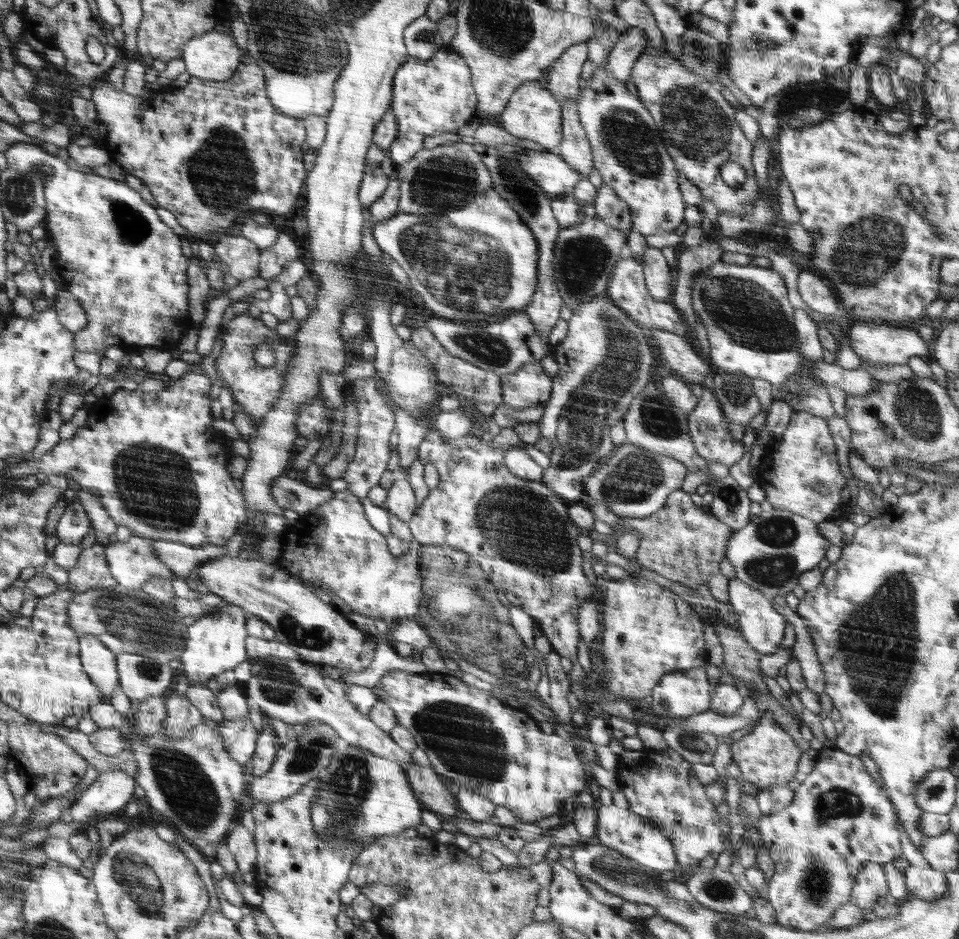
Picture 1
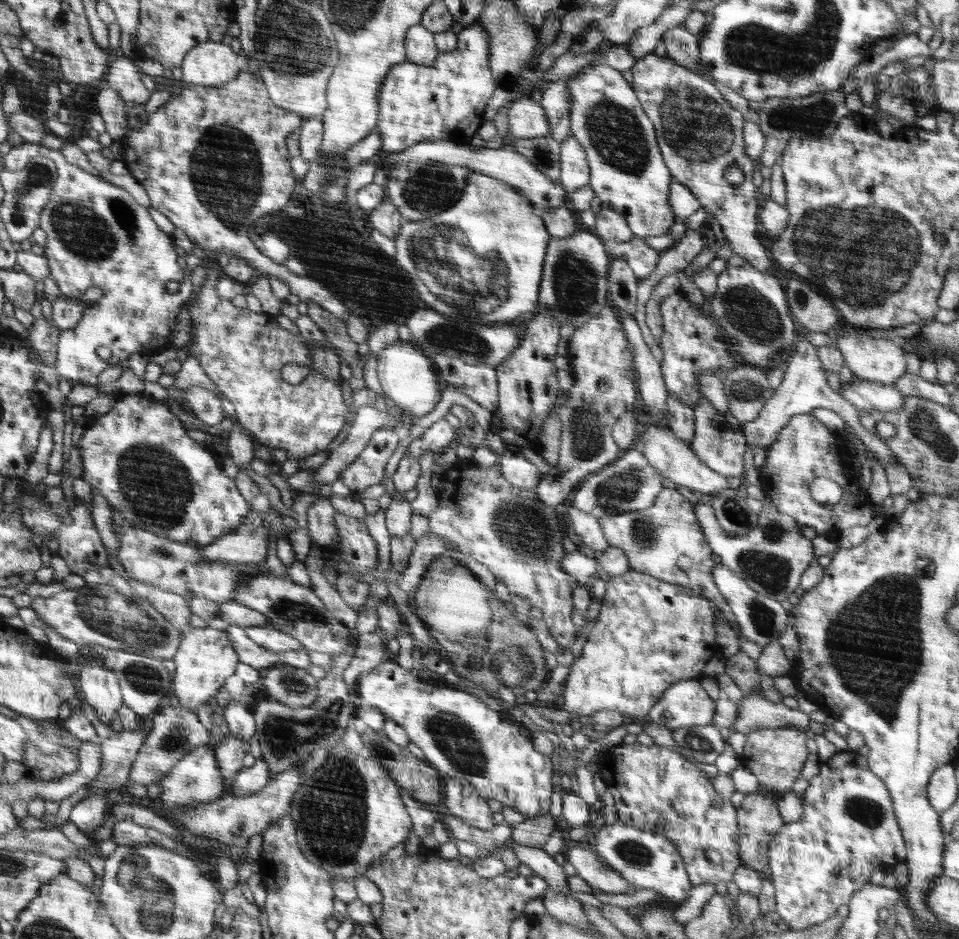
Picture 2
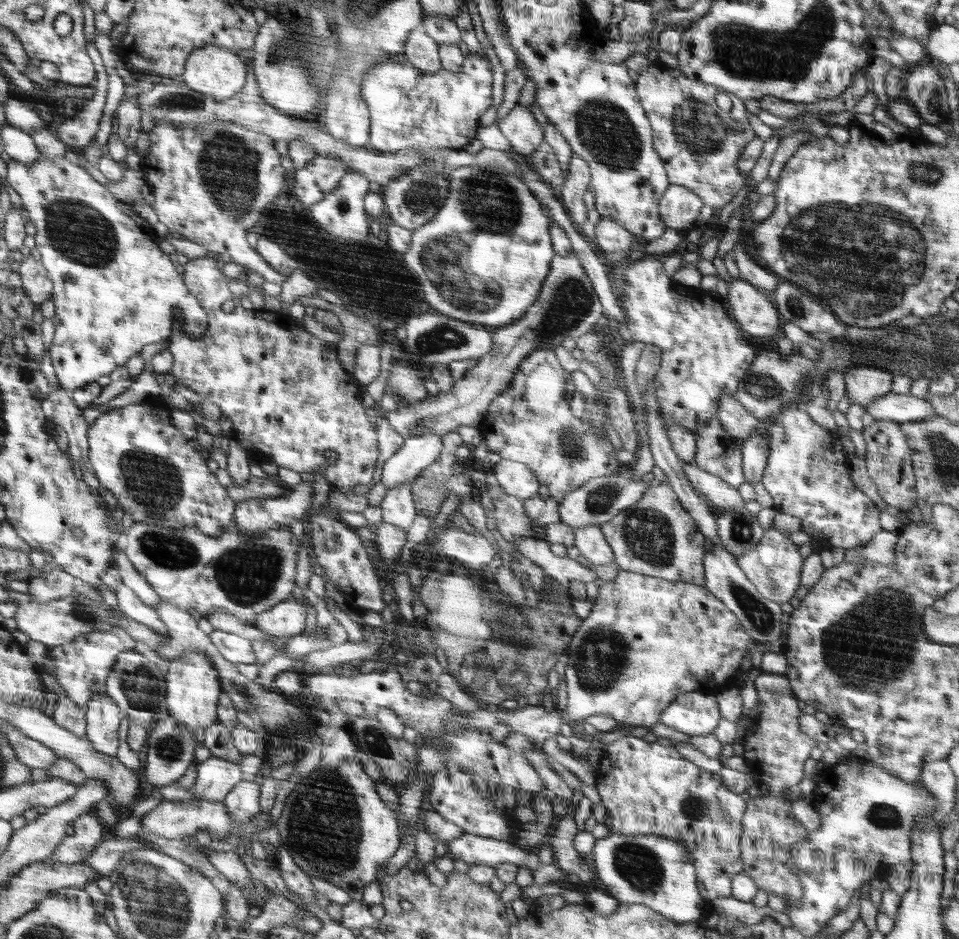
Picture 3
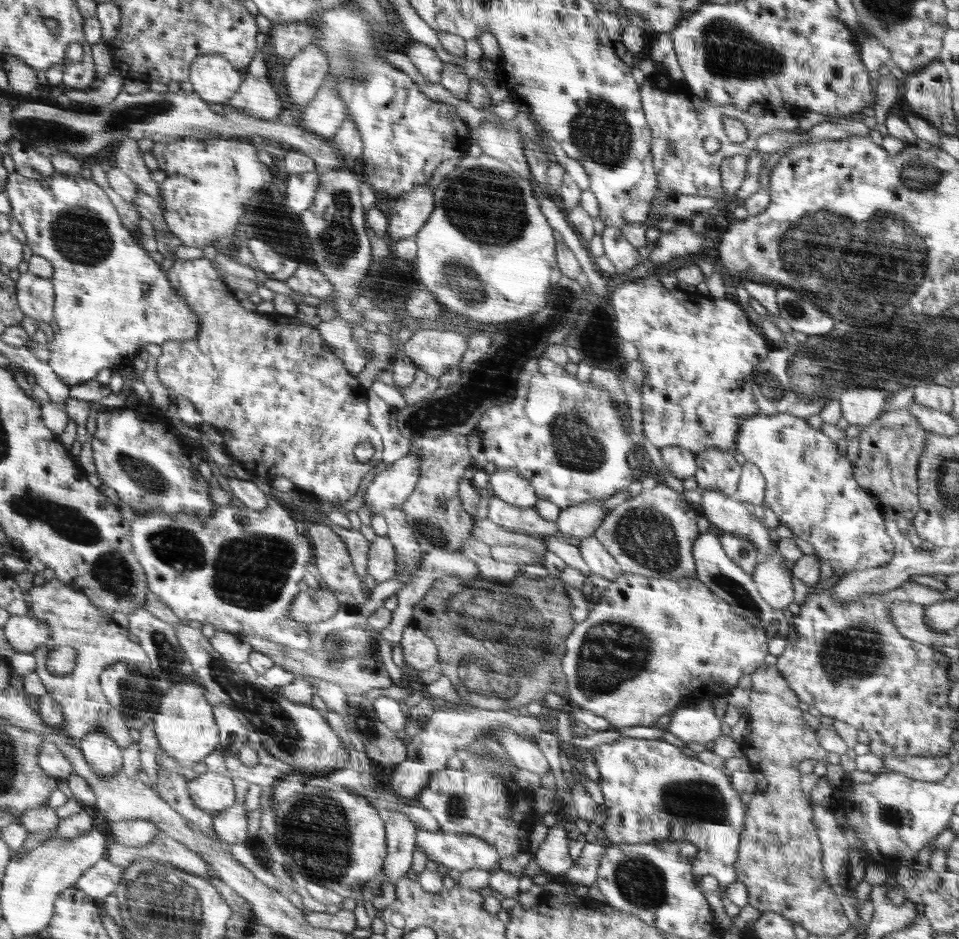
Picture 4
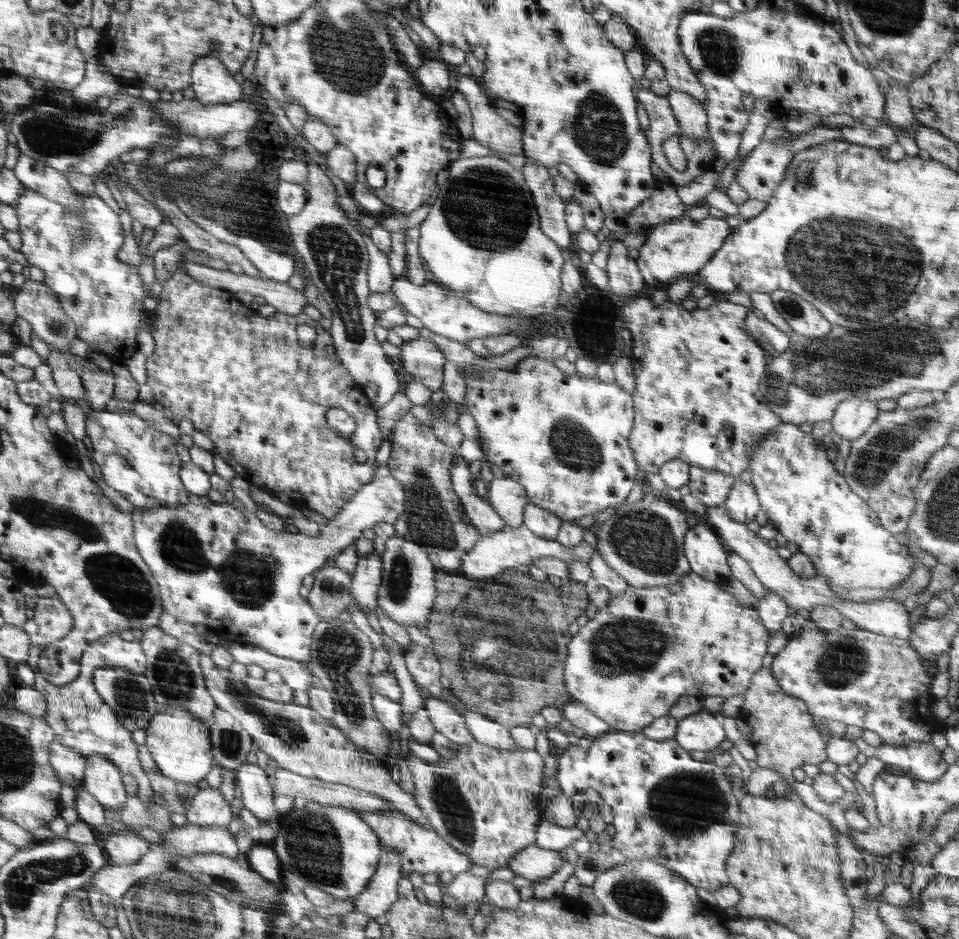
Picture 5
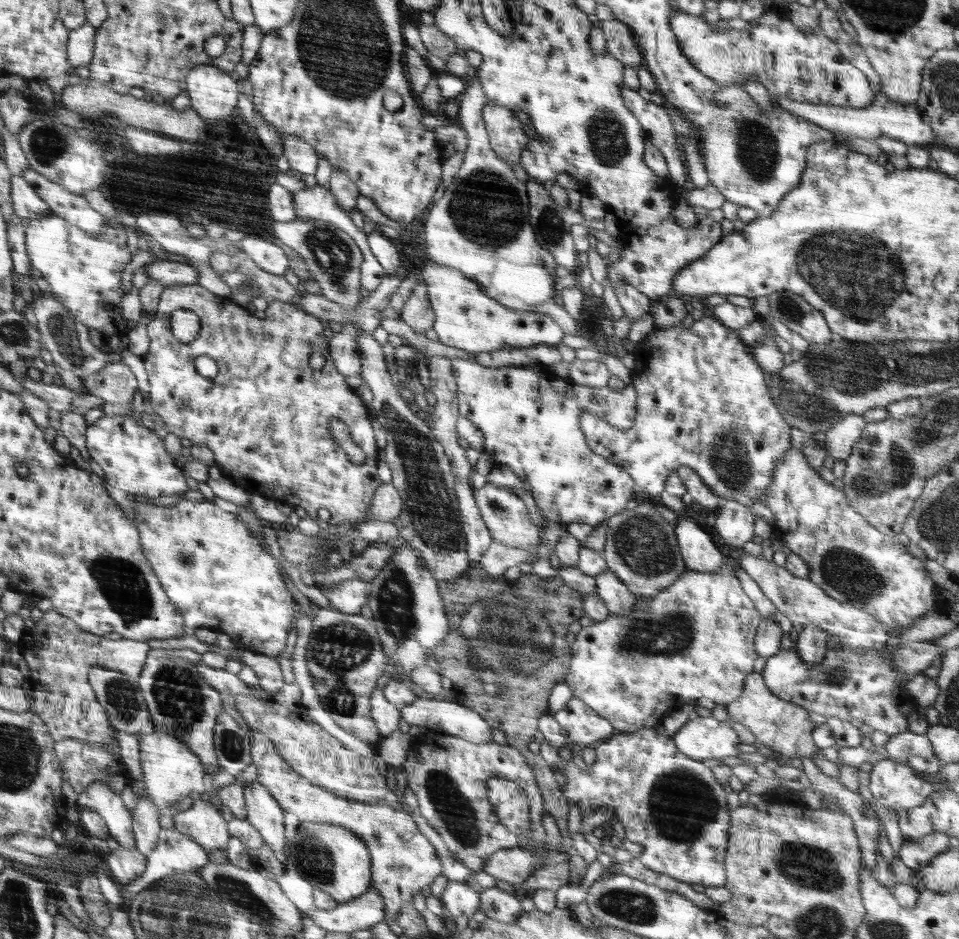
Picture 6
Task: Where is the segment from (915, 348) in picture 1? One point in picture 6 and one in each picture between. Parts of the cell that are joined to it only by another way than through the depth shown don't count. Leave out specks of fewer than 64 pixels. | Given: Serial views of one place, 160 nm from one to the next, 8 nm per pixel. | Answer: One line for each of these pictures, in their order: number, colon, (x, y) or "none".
2: (881, 360)
3: (863, 384)
4: (860, 407)
5: (852, 417)
6: (840, 439)

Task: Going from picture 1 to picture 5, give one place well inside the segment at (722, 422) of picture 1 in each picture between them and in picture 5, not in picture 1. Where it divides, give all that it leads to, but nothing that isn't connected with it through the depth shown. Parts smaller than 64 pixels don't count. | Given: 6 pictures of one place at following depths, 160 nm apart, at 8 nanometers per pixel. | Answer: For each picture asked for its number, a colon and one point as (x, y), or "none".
2: (717, 442)
3: (716, 453)
4: (718, 470)
5: (712, 487)

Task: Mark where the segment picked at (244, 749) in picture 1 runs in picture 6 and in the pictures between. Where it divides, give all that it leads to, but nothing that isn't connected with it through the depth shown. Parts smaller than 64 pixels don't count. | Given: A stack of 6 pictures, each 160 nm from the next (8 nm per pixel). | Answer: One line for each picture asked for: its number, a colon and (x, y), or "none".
2: (229, 753)
3: (216, 777)
4: (212, 792)
5: (208, 808)
6: (202, 822)

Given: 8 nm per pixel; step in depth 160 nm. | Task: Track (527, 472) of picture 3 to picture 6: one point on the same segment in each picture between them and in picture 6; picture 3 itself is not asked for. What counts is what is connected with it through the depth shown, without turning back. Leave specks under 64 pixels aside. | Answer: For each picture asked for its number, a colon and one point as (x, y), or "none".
4: (508, 484)
5: (507, 497)
6: (505, 515)

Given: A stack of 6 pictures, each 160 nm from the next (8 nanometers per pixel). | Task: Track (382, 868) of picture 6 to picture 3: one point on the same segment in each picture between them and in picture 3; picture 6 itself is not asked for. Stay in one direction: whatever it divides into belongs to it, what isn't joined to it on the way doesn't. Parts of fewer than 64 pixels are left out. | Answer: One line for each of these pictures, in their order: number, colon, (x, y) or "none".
3: (474, 850)
4: (458, 851)
5: (420, 849)

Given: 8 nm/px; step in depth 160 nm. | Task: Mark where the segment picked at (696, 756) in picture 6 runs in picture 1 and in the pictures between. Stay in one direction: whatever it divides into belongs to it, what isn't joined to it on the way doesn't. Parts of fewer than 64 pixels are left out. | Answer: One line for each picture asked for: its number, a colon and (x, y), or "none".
1: (680, 694)
2: (686, 703)
3: (693, 713)
4: (696, 723)
5: (703, 731)

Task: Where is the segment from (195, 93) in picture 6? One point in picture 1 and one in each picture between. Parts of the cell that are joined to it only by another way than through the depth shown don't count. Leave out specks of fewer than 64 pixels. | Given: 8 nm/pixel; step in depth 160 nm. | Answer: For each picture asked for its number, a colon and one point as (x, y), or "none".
1: (213, 56)
2: (211, 63)
3: (217, 72)
4: (213, 77)
5: (212, 83)

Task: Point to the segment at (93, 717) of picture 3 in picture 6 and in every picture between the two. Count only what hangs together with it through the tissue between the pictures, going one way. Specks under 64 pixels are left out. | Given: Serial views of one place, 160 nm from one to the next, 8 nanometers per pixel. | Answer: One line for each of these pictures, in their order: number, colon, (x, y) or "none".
4: (101, 752)
5: (103, 780)
6: (100, 798)

